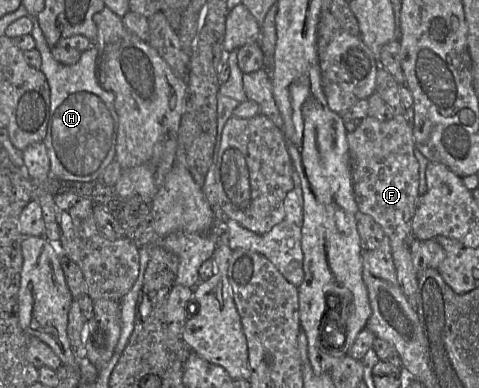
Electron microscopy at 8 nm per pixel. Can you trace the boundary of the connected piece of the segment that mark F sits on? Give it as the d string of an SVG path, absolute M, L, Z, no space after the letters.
M366 116L358 128L347 133L353 191L358 211L371 216L390 240L398 283L416 309L418 274L412 264L410 238L416 202L420 196L419 162L414 155L415 141L411 122L406 116L379 121Z

